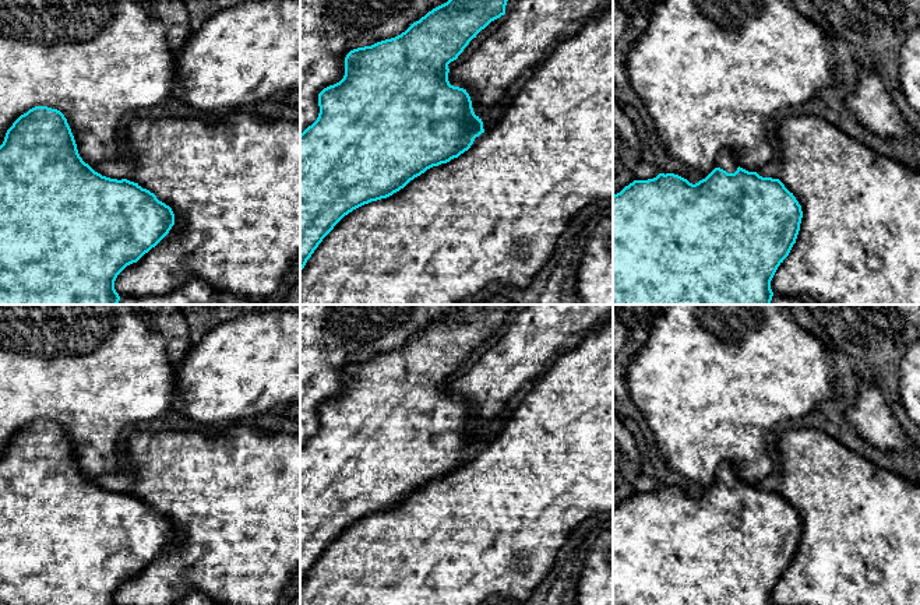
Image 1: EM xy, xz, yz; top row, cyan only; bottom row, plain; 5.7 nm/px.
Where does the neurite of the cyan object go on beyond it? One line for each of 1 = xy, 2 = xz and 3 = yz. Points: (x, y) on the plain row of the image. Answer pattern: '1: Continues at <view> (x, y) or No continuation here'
1: No continuation here
2: No continuation here
3: No continuation here

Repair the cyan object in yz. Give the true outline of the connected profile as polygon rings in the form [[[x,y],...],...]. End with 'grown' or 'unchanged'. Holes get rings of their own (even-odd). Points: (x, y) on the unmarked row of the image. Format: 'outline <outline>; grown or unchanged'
outline [[[715,481],[692,497],[674,486],[634,493],[613,509],[613,605],[772,605],[771,594],[796,556],[801,518],[779,492]]]; unchanged

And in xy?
outline [[[35,419],[7,443],[0,458],[0,605],[116,605],[117,588],[155,560],[175,538],[175,527],[154,506],[127,492],[110,492],[82,474],[64,428],[47,419]]]; unchanged

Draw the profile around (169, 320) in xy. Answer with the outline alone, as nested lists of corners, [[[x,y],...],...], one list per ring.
[[[135,305],[144,313],[152,316],[154,328],[165,338],[165,351],[170,362],[177,367],[186,353],[193,348],[190,328],[177,305]]]

